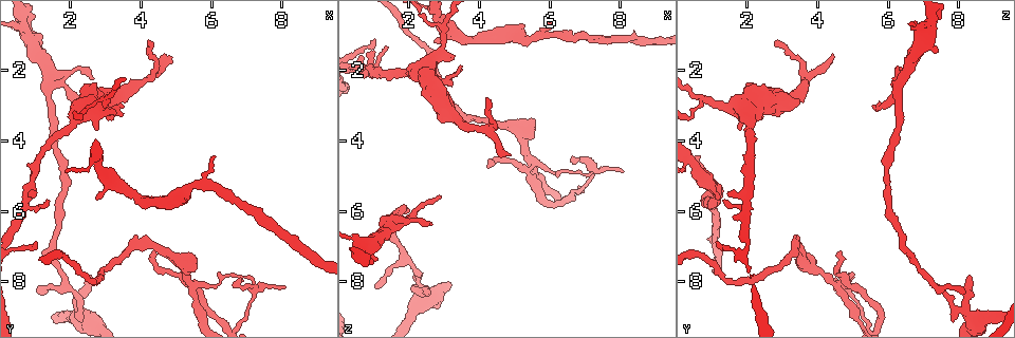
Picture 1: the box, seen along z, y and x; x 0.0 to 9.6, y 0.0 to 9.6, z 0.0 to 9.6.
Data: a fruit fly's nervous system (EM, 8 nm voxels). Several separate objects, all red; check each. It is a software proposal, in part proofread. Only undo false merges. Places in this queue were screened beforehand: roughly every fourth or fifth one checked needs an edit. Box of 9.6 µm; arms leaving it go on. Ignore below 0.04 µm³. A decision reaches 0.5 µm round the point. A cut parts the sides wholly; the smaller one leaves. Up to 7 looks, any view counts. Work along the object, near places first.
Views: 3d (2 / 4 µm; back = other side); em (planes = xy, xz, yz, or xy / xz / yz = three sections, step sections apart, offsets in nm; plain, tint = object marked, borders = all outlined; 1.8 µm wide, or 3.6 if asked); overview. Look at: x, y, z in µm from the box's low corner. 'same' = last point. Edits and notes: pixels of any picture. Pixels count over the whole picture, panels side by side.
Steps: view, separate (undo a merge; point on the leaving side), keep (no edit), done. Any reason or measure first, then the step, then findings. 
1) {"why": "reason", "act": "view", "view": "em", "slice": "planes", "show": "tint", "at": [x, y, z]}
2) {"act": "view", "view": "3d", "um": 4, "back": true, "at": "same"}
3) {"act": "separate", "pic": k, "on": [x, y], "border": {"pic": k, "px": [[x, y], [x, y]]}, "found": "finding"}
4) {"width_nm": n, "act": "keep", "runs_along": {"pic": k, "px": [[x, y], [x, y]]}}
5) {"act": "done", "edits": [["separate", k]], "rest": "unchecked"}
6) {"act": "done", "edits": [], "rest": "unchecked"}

{"why": "calibre changes", "act": "view", "view": "3d", "um": 4, "at": [2.40, 9.00, 8.25]}

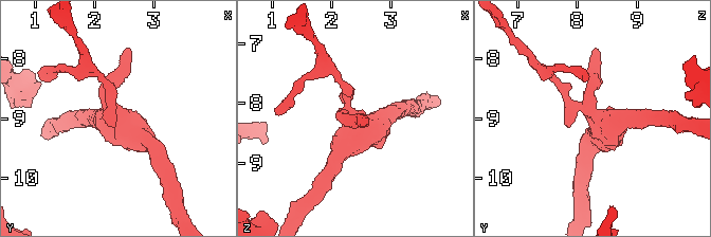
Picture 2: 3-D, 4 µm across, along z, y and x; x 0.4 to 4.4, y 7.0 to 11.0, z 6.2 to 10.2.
{"why": "shape alone is not enough", "act": "view", "view": "em", "um": 3.6, "slice": "planes", "show": "borders", "at": [2.40, 8.95, 8.25]}

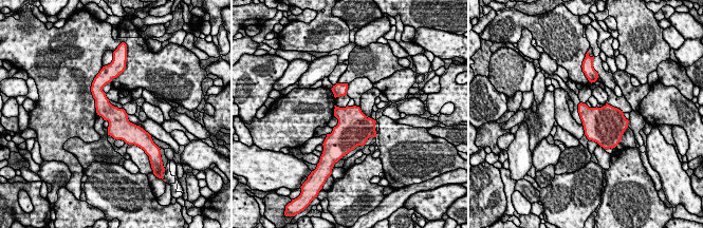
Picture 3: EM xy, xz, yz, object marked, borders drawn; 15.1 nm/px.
{"act": "keep", "runs_along": {"pic": 3, "px": [[94, 91], [132, 137]]}, "found": "one neuron here"}

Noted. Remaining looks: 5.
{"act": "view", "view": "3d", "um": 2, "at": [5.40, 8.15, 4.50]}

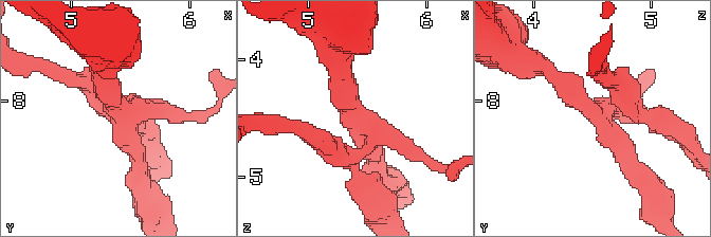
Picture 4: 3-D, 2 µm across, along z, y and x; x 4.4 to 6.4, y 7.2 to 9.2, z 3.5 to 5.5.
{"act": "view", "view": "em", "slice": "yz", "step": 16, "show": "tint", "at": [5.40, 8.10, 4.52]}

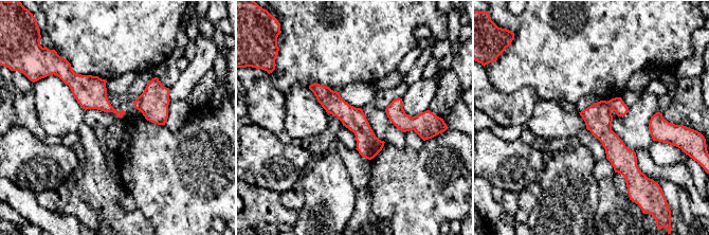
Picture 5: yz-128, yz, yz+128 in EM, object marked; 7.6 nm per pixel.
{"act": "view", "view": "em", "slice": "xz", "step": 8, "show": "tint", "at": "same"}

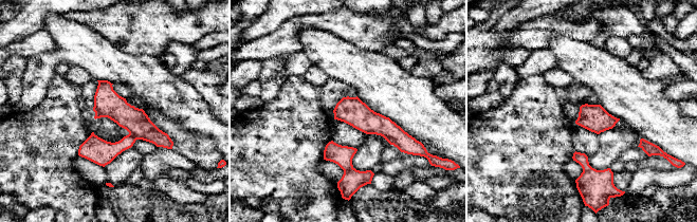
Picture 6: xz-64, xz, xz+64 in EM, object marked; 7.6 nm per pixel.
{"act": "separate", "pic": 6, "on": [105, 151], "border": {"pic": 6, "px": [[129, 132], [136, 139]]}, "found": "two neurons meet here"}

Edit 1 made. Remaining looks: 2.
{"why": "arms part here", "act": "view", "view": "3d", "um": 4, "at": [2.90, 2.75, 0.75]}

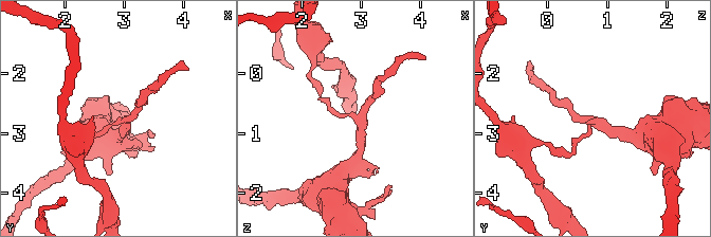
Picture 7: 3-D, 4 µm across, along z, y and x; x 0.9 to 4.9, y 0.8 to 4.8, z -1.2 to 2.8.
{"arms": 3, "why": "need the tissue", "act": "view", "view": "em", "slice": "planes", "show": "tint", "at": [2.95, 2.85, 0.70]}

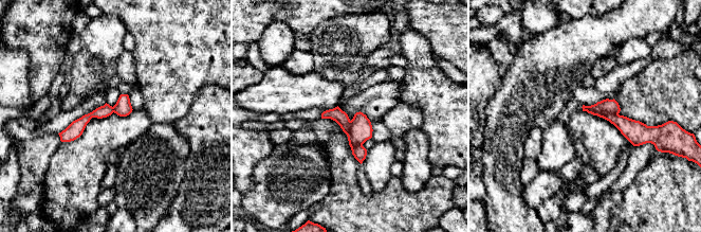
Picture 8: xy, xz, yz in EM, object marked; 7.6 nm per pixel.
{"act": "separate", "pic": 8, "on": [611, 106], "border": {"pic": 8, "px": [[618, 113], [598, 112], [596, 114]]}, "found": "two neurons meet here"}

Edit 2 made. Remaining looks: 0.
{"act": "done", "edits": [["separate", 6], ["separate", 8]], "rest": "unchecked"}

